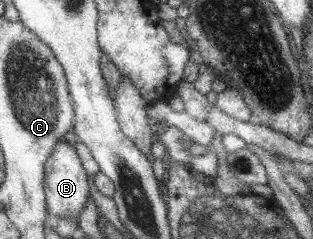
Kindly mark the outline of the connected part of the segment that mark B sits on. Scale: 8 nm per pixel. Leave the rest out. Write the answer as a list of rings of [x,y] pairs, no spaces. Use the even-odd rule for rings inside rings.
[[[65,138],[59,143],[46,159],[44,191],[46,196],[46,211],[57,217],[77,217],[83,211],[84,203],[89,197],[87,173],[81,165],[79,156],[74,147],[69,146]]]

